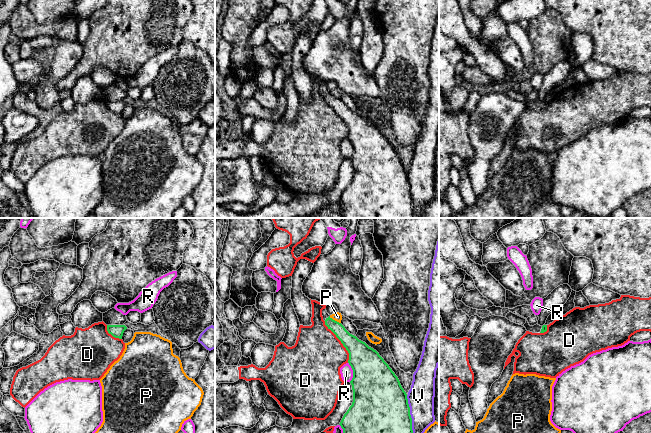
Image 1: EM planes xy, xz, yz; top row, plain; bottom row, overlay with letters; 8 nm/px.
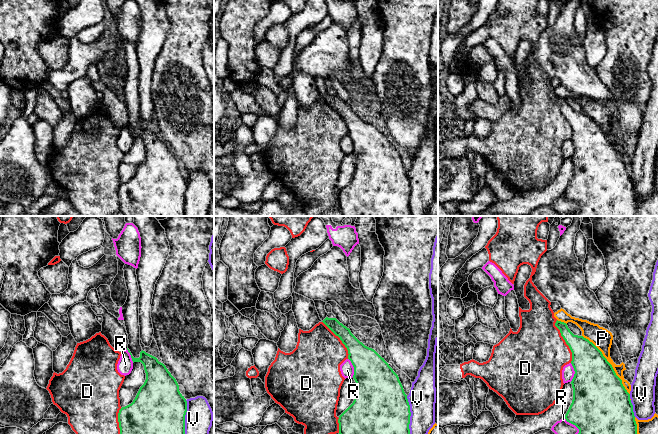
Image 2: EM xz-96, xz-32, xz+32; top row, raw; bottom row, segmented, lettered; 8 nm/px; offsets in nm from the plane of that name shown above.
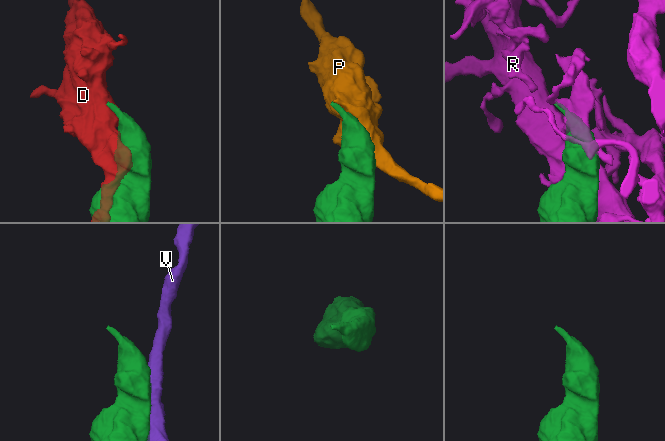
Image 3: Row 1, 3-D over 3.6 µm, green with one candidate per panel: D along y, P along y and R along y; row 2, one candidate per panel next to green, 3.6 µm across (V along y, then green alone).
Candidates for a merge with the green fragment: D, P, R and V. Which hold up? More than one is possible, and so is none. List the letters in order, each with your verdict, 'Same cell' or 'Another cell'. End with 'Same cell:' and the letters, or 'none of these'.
D: Another cell
P: Another cell
R: Another cell
V: Another cell
Same cell: none of these

